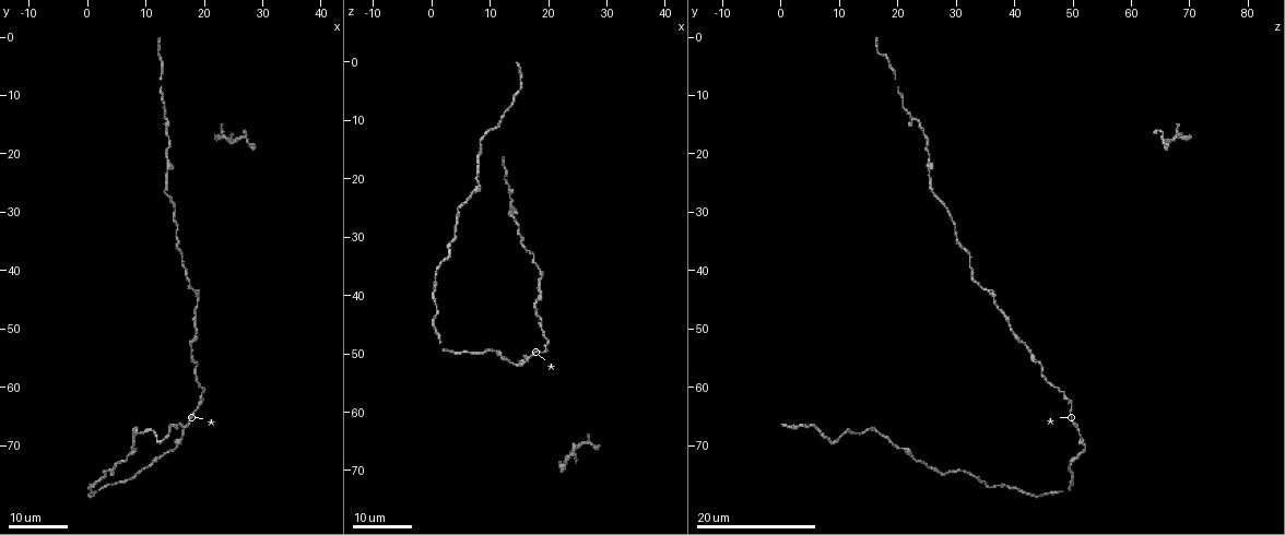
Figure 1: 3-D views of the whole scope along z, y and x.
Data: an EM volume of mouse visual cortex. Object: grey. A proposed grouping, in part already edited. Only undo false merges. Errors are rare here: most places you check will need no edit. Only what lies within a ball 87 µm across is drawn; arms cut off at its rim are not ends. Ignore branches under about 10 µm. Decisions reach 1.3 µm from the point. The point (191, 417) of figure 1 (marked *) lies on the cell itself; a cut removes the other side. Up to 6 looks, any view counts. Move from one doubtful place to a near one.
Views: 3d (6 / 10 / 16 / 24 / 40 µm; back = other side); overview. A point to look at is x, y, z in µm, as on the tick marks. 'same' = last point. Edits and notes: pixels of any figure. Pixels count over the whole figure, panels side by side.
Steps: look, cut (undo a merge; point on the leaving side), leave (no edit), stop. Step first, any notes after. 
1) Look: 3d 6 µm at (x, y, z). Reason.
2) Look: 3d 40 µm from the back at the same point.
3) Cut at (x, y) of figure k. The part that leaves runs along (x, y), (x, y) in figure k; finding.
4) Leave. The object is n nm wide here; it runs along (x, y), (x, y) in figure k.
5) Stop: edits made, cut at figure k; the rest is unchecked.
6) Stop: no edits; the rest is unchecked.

Look: 3d 16 µm at (16.5, 67.5, 51.5).

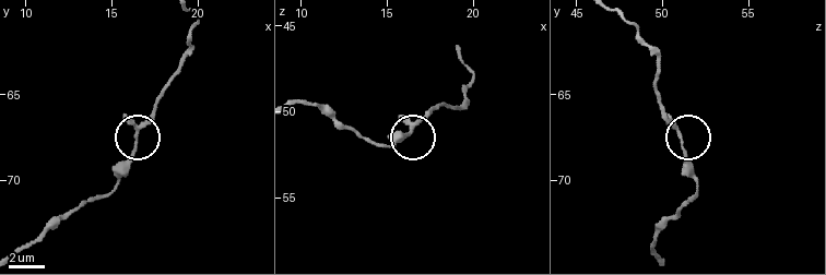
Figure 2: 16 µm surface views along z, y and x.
Look: 3d 6 µm at (16.6, 67.6, 51.2).

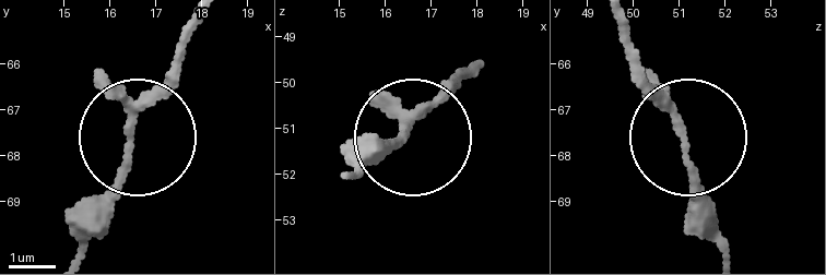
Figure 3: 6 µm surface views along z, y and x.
Leave. 3 arms meet here; one cell here.

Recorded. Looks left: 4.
Look: 3d 16 µm at (18.0, 48.5, 39.0). Calibre changes.

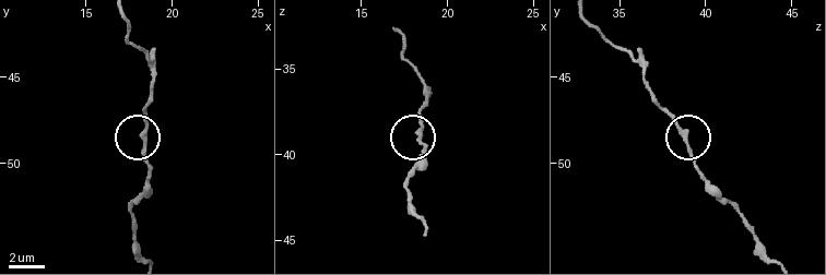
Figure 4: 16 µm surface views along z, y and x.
Look: 3d 10 µm at (18.3, 48.9, 39.0).

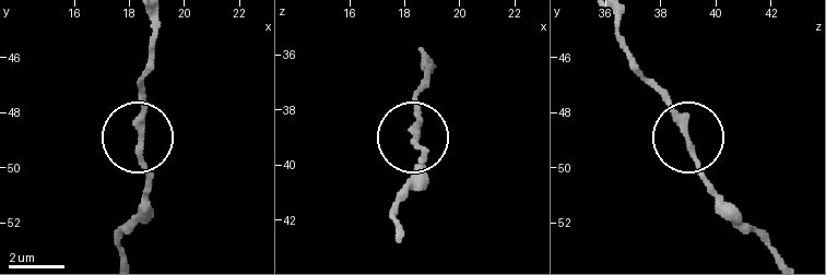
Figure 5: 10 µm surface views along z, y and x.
Leave. It runs along (124, 253), (124, 231), (144, 190), (138, 119), (144, 66) in figure 5; continuous, no second cell.

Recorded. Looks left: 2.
Look: 3d 24 µm at (17.5, 52.5, 42.0). Sudden change in width.

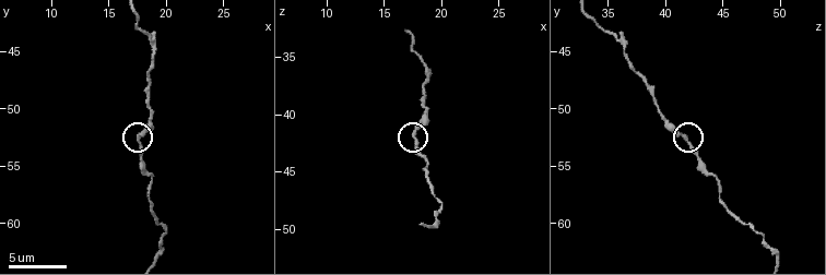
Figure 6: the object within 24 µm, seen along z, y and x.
Look: 3d 6 µm at (17.8, 52.4, 41.8). Closer look.

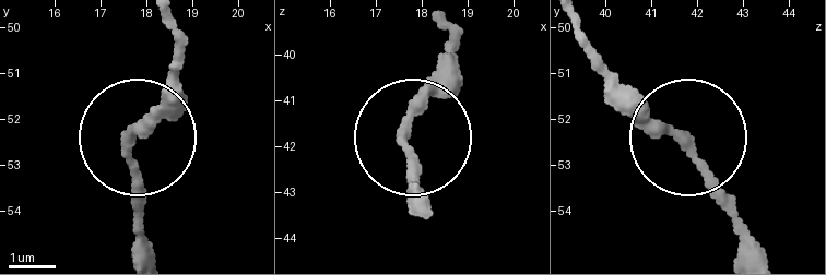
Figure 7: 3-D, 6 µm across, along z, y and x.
Leave. The object is 230 nm wide here; it runs along (760, 252), (694, 146), (600, 69) in figure 7; one cell here.

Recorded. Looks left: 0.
Stop: no edits; the rest is unchecked.

